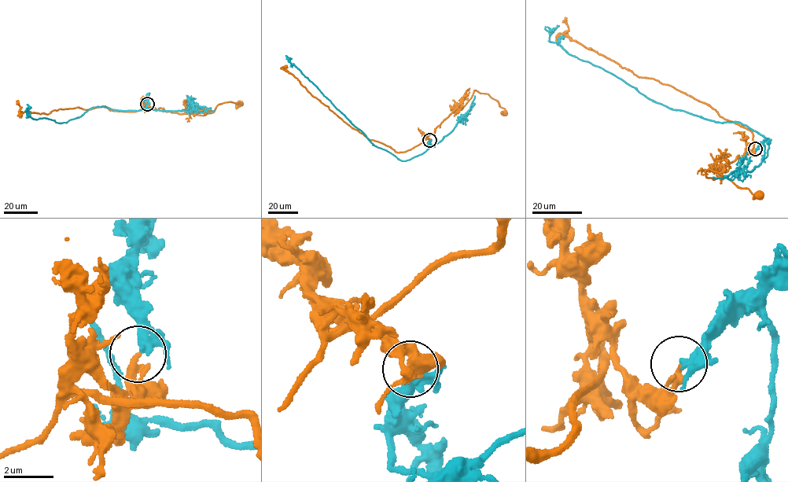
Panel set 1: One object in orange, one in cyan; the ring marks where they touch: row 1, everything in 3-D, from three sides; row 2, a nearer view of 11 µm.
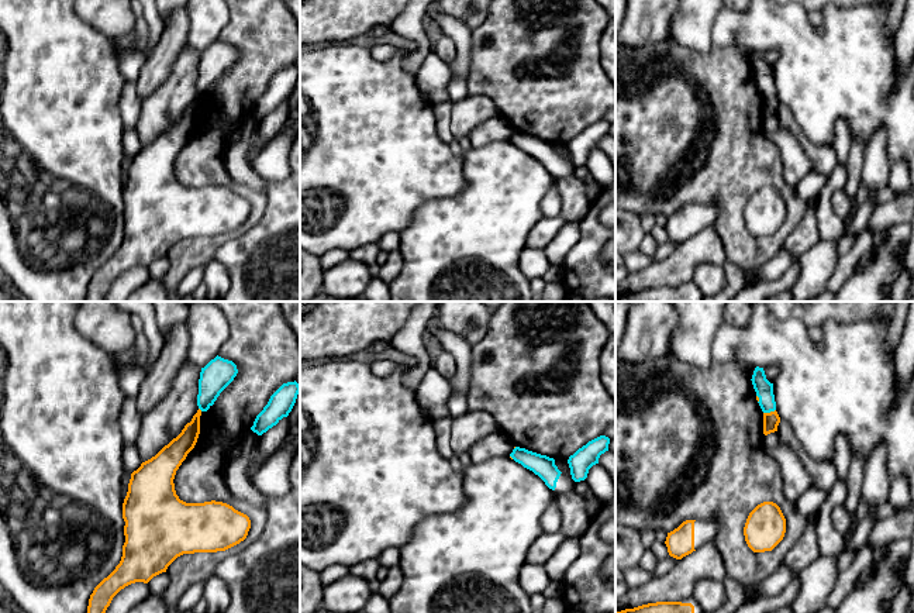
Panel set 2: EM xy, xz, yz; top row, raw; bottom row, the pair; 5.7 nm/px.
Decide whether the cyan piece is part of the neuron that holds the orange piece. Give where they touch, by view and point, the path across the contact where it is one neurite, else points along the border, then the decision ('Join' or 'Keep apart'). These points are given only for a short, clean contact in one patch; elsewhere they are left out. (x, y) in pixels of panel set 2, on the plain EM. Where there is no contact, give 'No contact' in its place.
Touches orange at yz (771, 96). Keep apart

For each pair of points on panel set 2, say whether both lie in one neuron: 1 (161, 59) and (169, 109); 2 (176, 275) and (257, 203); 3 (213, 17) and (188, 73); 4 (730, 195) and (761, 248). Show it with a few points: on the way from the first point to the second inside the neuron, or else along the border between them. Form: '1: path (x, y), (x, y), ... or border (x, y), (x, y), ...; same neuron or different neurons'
1: border (180, 51), (171, 73), (142, 102); different neurons
2: path (197, 252), (240, 231), (245, 226); same neuron
3: border (188, 42), (200, 52); different neurons
4: path (730, 210), (730, 224), (745, 240); same neuron

